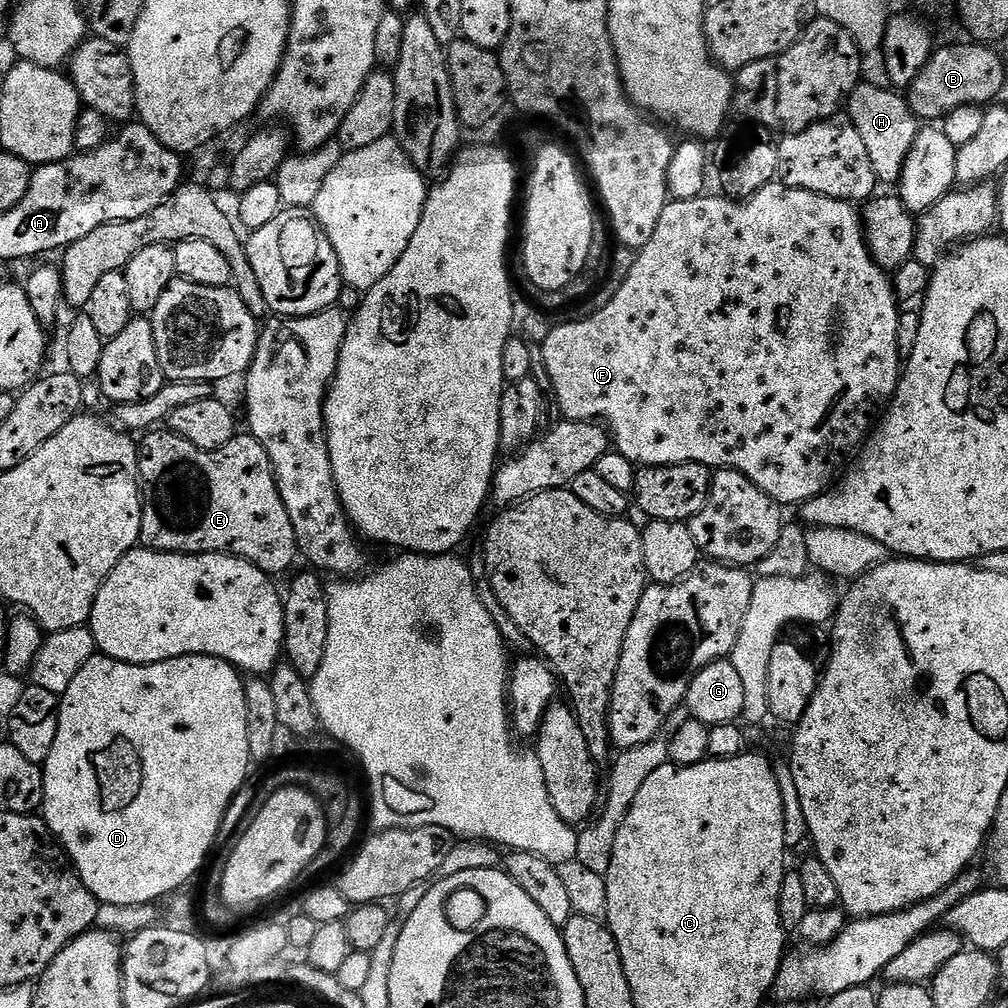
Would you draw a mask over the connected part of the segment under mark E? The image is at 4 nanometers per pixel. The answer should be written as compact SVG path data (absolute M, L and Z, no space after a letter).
M152 430L139 441L140 454L140 482L144 498L144 513L142 514L142 530L140 531L140 544L145 548L154 548L157 552L183 552L185 554L199 554L202 552L225 552L228 556L237 556L254 566L258 566L269 576L279 577L279 572L284 572L295 560L298 560L296 535L294 526L290 526L290 514L286 514L286 506L282 502L282 494L276 485L276 471L272 469L270 454L257 442L251 434L237 434L224 448L213 452L202 450L177 432L171 430Z

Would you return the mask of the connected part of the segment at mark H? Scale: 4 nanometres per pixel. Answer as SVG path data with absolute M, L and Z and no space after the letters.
M861 82L848 95L846 105L847 119L858 130L866 150L870 153L870 163L874 166L874 174L881 185L899 185L900 175L906 166L906 158L914 146L914 138L918 131L918 121L912 107L903 95L900 96L891 87L879 88L876 84Z

